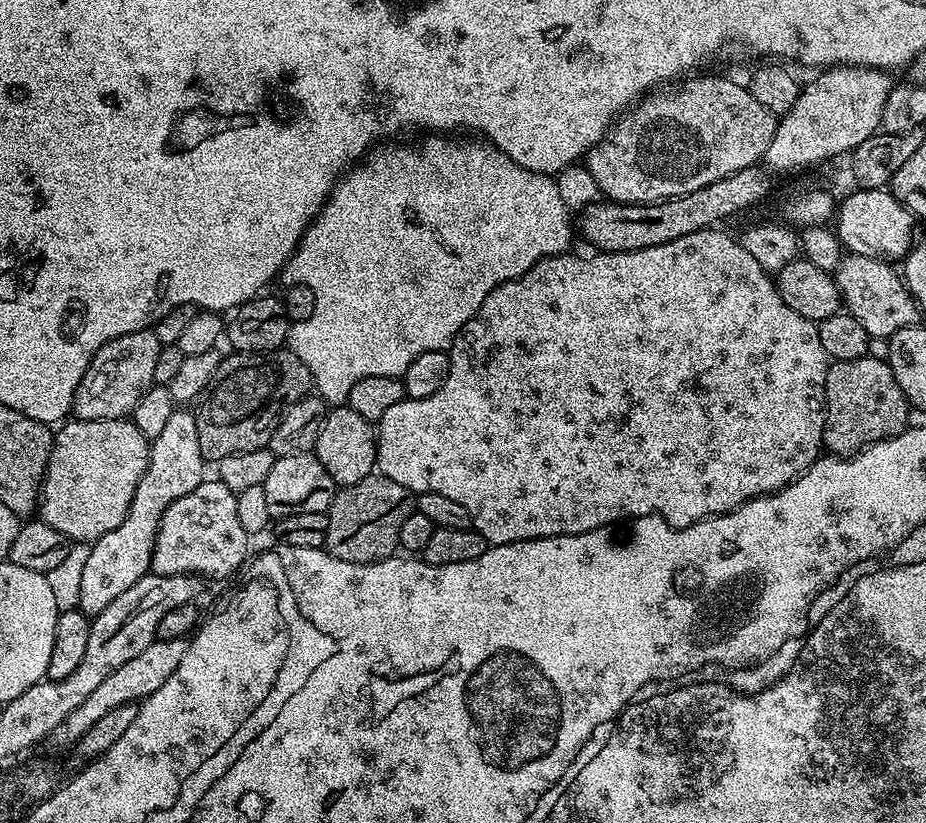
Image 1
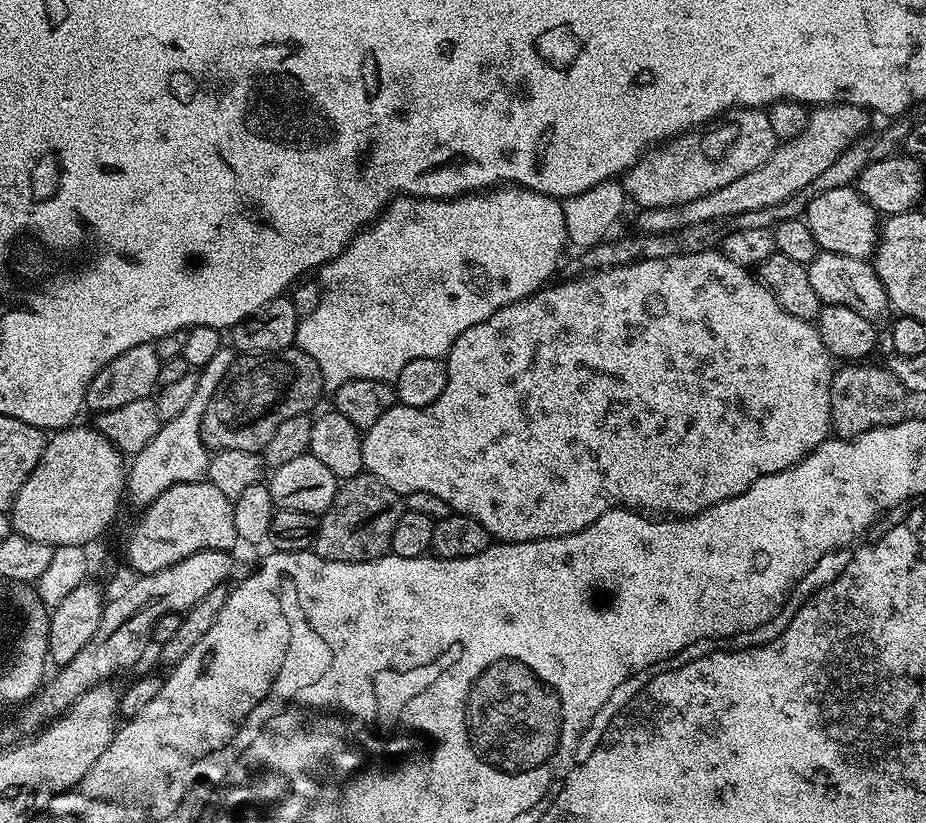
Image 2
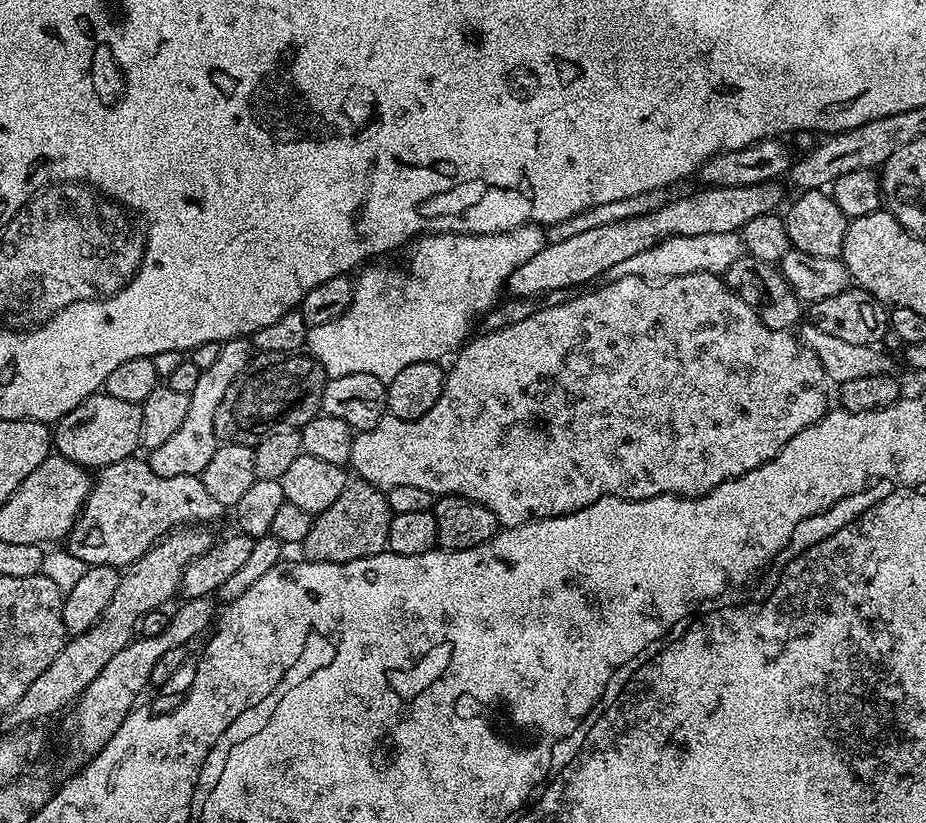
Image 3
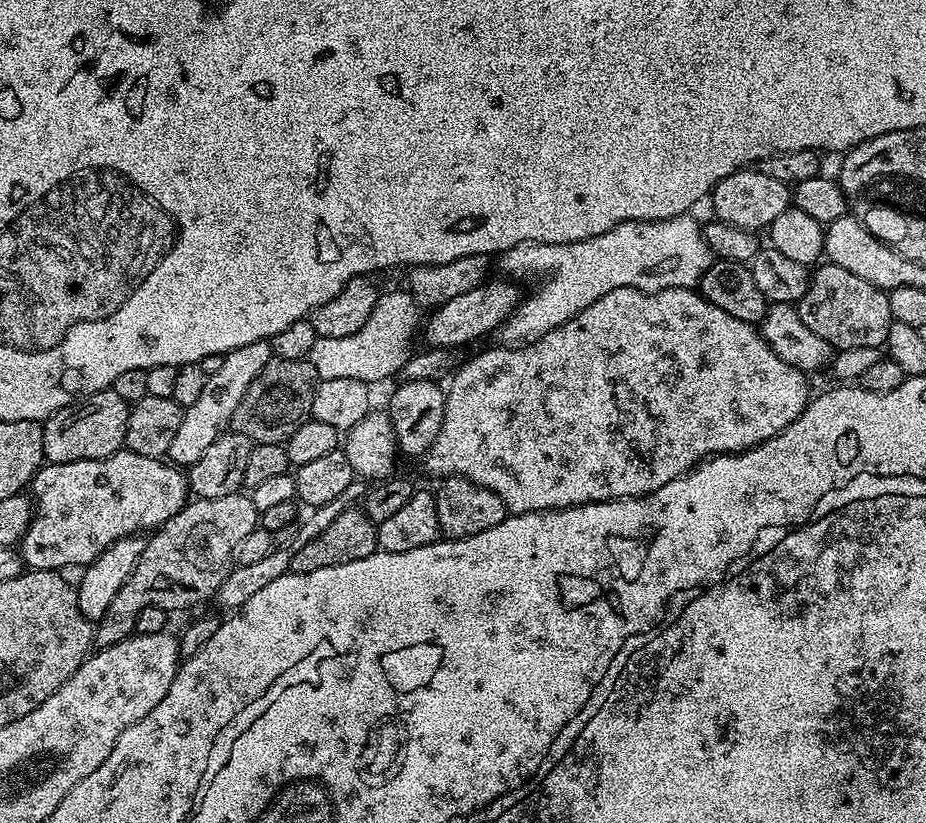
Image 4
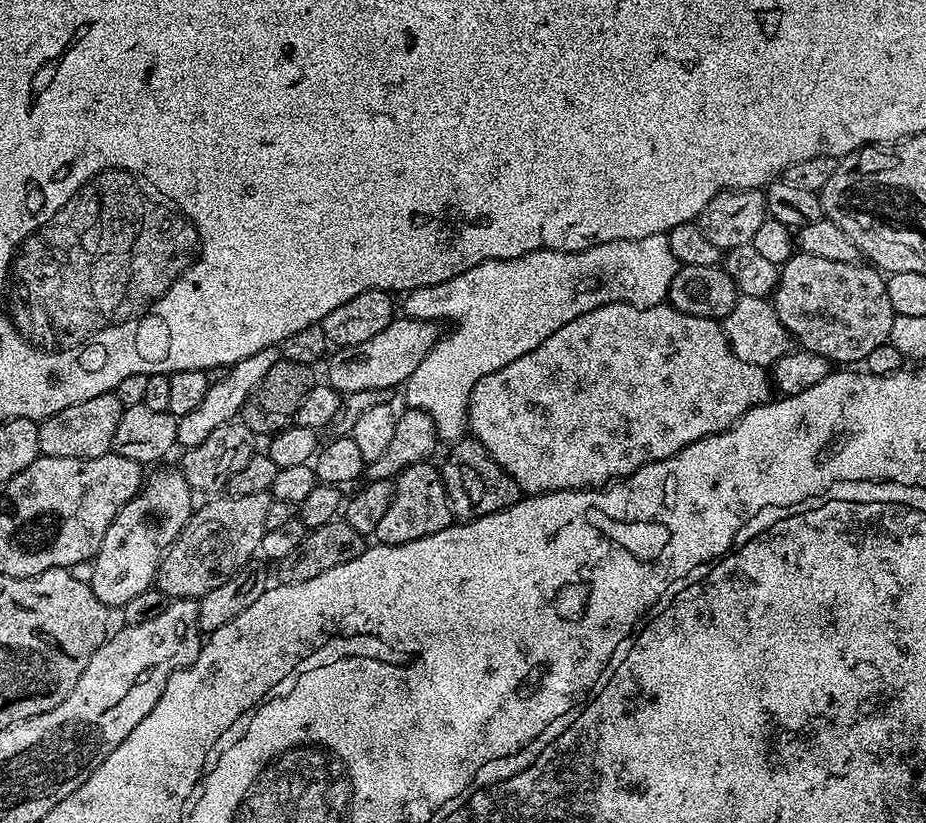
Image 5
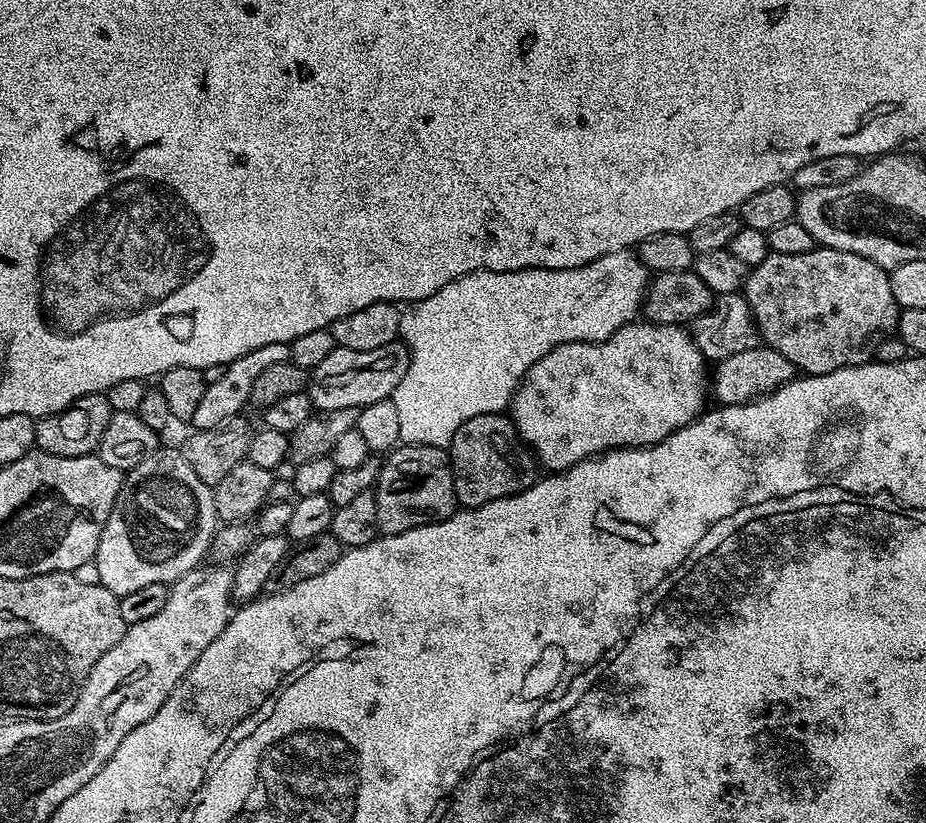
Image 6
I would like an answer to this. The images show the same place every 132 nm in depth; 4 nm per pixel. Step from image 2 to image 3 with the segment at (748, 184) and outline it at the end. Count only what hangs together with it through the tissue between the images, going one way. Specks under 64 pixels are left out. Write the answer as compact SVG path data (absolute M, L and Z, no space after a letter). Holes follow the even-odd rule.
M776 182L747 186L739 184L733 188L700 186L697 192L680 196L669 204L668 201L661 203L660 207L641 216L610 222L606 226L594 226L590 230L582 230L582 234L574 234L574 238L545 243L544 248L534 254L534 258L524 262L522 266L518 266L518 270L514 270L514 274L510 274L507 291L515 297L543 295L544 292L566 287L579 289L599 281L603 272L611 273L615 264L635 260L638 254L642 254L642 250L648 250L658 241L671 236L739 232L742 226L746 226L746 222L750 222L750 218L758 218L758 214L776 212L779 209L780 186Z

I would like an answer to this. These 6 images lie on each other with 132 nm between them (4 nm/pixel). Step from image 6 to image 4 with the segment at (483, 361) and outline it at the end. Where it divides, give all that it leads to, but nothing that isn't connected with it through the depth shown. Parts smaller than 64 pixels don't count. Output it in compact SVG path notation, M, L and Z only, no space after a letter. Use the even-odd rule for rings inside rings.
M685 214L675 216L669 220L631 220L630 222L622 222L618 226L614 226L606 234L598 234L594 238L586 238L582 242L570 242L569 244L551 244L550 242L518 242L518 246L510 246L510 250L499 253L500 268L505 277L511 278L516 282L525 282L531 276L544 276L544 281L533 290L532 293L525 295L521 299L520 305L514 310L514 314L510 314L510 318L500 329L498 336L501 336L503 343L508 346L519 346L527 344L530 340L537 340L545 336L550 330L554 330L558 326L562 326L570 318L574 318L578 314L582 314L582 310L586 310L586 306L594 306L594 302L598 302L598 298L602 298L602 294L610 294L610 290L615 288L637 288L643 292L657 292L658 290L670 290L671 288L696 288L700 283L702 274L706 274L706 270L712 265L714 259L710 246L704 237L704 229L701 221L695 220L695 215Z

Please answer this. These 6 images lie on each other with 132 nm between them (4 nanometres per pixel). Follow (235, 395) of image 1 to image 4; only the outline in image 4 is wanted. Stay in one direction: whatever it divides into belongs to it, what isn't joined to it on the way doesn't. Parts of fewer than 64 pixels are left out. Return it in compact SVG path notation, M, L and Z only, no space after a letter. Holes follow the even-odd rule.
M273 358L262 369L262 374L250 382L250 390L242 394L238 410L234 410L231 431L246 434L253 444L284 444L310 419L314 406L314 390L318 377L314 366L307 360Z

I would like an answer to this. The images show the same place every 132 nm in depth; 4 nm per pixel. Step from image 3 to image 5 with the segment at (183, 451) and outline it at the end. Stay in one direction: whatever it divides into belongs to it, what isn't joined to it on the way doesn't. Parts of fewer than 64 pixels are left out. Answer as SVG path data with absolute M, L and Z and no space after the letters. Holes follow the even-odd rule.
M266 346L258 350L258 354L250 354L250 358L242 358L242 362L231 365L218 382L209 384L202 402L194 410L190 410L190 414L177 419L177 445L184 450L193 448L200 445L212 431L218 430L218 426L233 423L244 409L246 398L250 398L250 390L254 390L254 386L262 382L262 378L274 367L274 362L278 362L281 358L279 347Z

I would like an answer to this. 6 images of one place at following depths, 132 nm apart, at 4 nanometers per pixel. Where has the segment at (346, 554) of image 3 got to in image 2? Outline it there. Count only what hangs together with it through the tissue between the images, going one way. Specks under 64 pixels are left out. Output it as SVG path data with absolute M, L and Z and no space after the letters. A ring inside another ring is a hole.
M361 474L343 481L337 487L332 505L319 517L320 529L316 531L314 551L334 562L366 562L389 555L390 538L394 538L394 526L406 511L405 497L390 490L386 482Z

